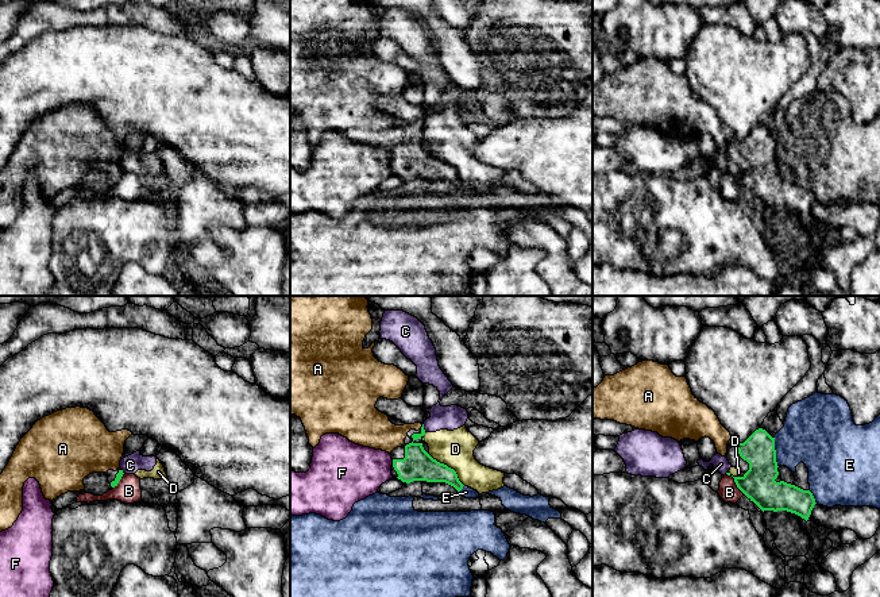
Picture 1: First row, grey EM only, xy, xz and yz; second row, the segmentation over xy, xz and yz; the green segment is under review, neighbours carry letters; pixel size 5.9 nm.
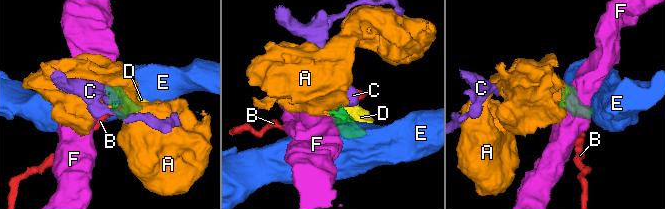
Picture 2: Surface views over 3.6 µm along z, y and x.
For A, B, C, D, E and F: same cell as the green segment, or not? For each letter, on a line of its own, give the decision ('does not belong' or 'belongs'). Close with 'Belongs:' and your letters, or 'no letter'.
A: belongs
B: does not belong
C: does not belong
D: does not belong
E: does not belong
F: does not belong
Belongs: A

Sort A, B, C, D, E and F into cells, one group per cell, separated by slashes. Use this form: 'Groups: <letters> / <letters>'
Groups: A / B / C D / E / F

